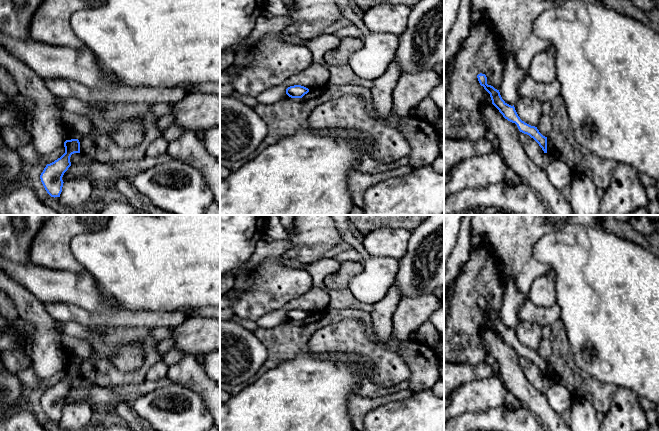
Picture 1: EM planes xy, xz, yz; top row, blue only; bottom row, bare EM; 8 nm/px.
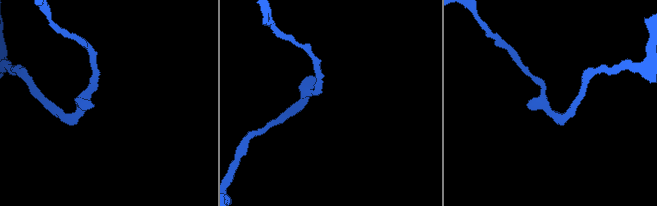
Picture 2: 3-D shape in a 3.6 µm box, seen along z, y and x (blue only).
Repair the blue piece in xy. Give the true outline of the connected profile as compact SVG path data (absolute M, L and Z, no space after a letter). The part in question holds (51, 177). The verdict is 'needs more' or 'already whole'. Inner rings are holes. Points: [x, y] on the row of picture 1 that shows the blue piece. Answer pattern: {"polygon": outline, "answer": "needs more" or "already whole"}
{"polygon": "M78 139L66 140L64 142L65 153L47 164L40 175L41 182L51 197L60 197L63 187L62 177L71 166L70 157L74 153L80 153L80 142Z", "answer": "already whole"}

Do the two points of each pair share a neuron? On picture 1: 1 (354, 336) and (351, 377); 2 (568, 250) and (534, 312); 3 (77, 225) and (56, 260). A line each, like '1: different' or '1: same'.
1: different
2: different
3: same

